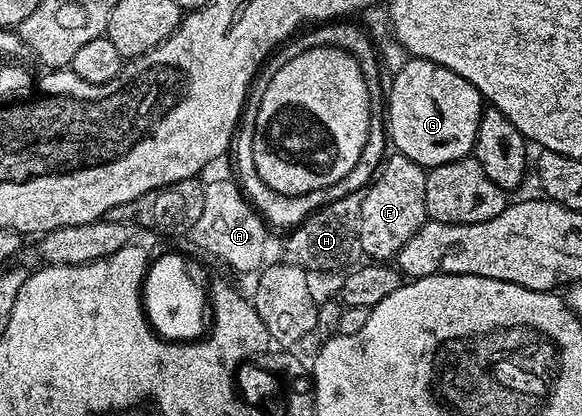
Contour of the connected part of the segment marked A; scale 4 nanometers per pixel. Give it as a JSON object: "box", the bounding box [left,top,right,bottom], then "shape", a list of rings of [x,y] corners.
{"box":[190,178,269,275],"shape":[[[220,178],[217,182],[208,182],[204,187],[202,216],[198,224],[190,231],[190,239],[200,250],[221,258],[232,270],[240,274],[255,275],[265,265],[264,253],[268,250],[269,227],[256,213],[255,206],[248,201],[243,190],[235,181]]]}

